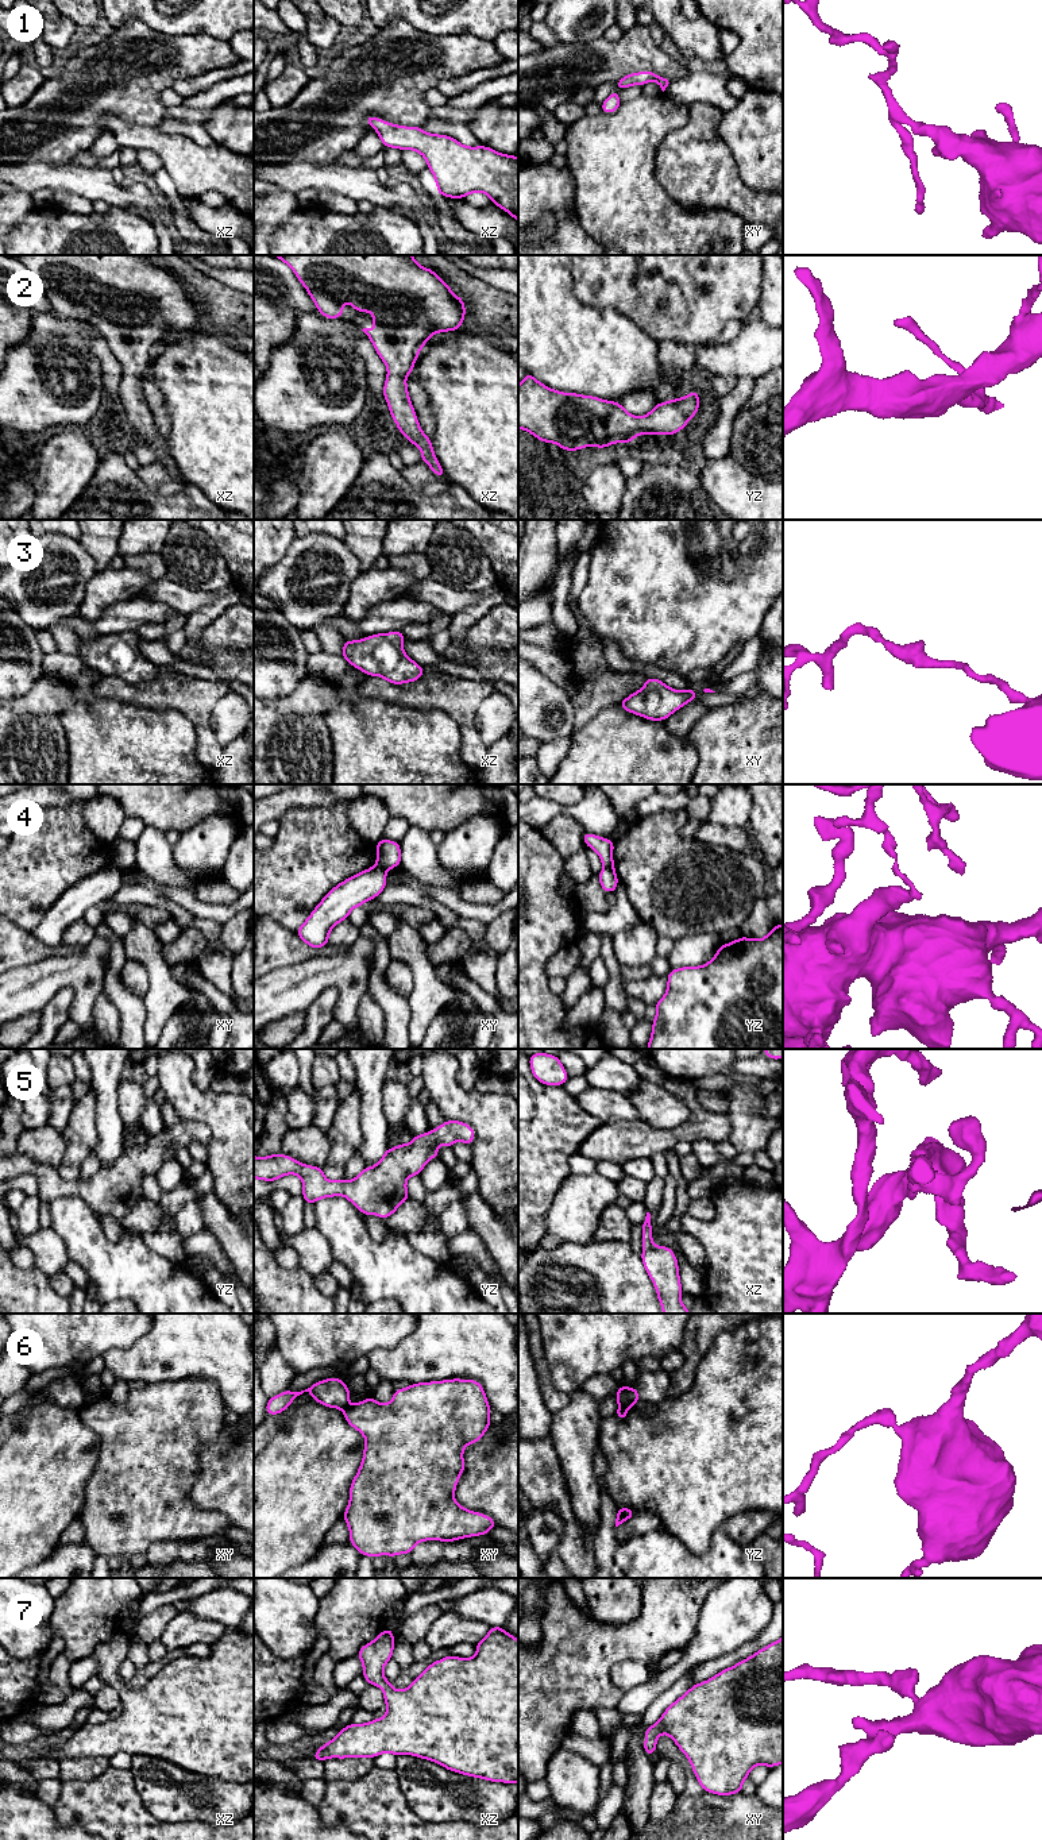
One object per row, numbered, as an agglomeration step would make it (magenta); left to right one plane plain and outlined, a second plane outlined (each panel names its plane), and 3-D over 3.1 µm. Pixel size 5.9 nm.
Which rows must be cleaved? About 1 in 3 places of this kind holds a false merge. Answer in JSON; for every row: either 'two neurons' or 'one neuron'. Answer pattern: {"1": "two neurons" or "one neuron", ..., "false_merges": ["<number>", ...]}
{"1": "one neuron", "2": "one neuron", "3": "one neuron", "4": "two neurons", "5": "one neuron", "6": "two neurons", "7": "one neuron", "false_merges": ["4", "6"]}

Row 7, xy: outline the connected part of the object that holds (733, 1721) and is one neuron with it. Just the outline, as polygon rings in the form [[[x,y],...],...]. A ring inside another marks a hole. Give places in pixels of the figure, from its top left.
[[[783,1636],[710,1679],[692,1685],[671,1704],[660,1720],[645,1728],[644,1751],[649,1758],[661,1733],[667,1733],[687,1756],[701,1787],[713,1794],[730,1795],[742,1791],[749,1771],[759,1764],[775,1767],[783,1763]]]

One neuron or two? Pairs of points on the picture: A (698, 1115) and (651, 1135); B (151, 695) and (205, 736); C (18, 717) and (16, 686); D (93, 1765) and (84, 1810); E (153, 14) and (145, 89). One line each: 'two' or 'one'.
A: one
B: one
C: two
D: two
E: two

